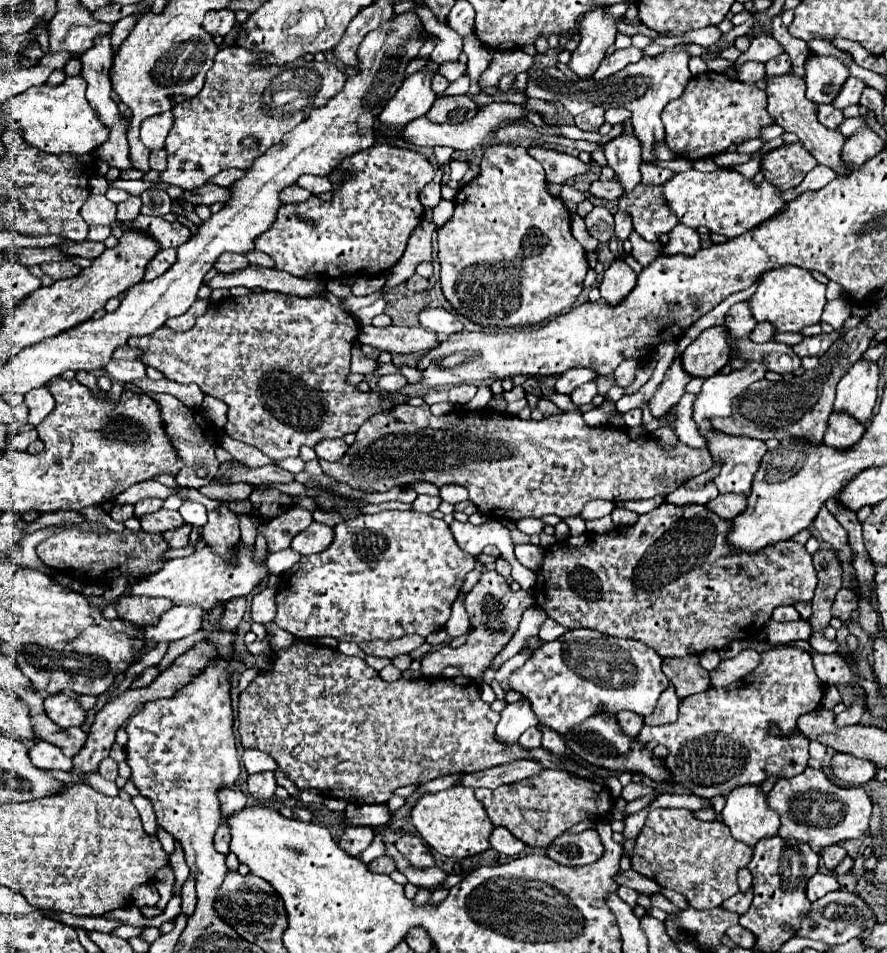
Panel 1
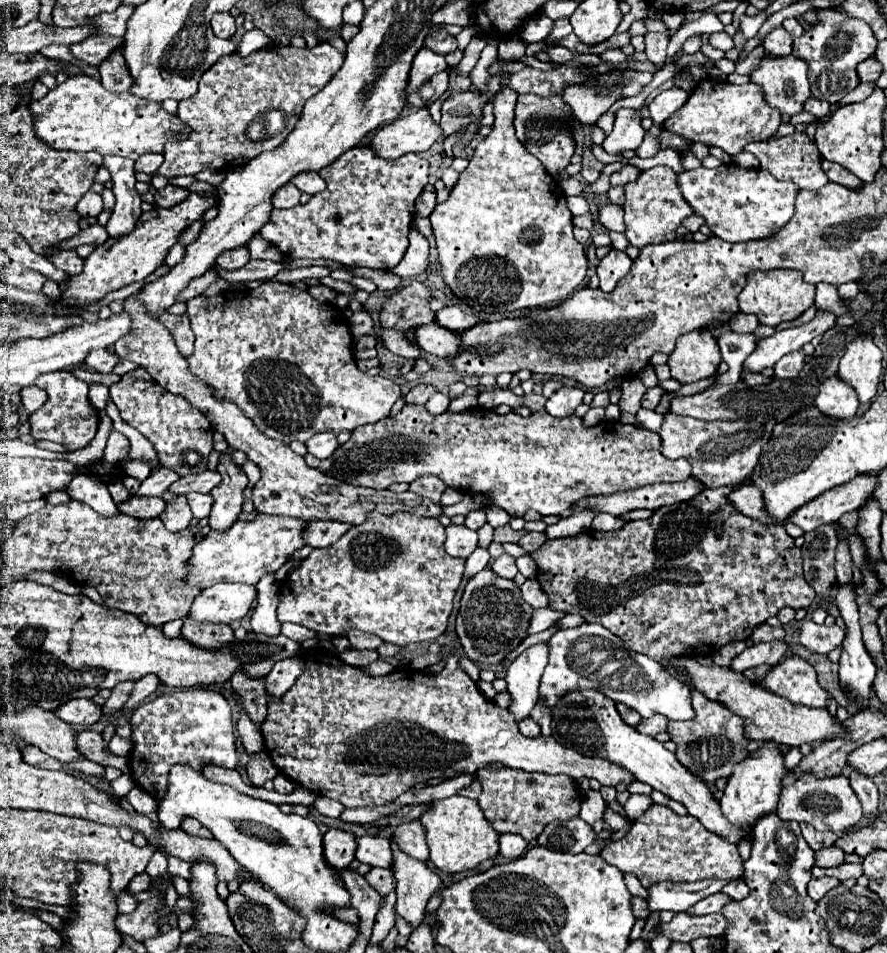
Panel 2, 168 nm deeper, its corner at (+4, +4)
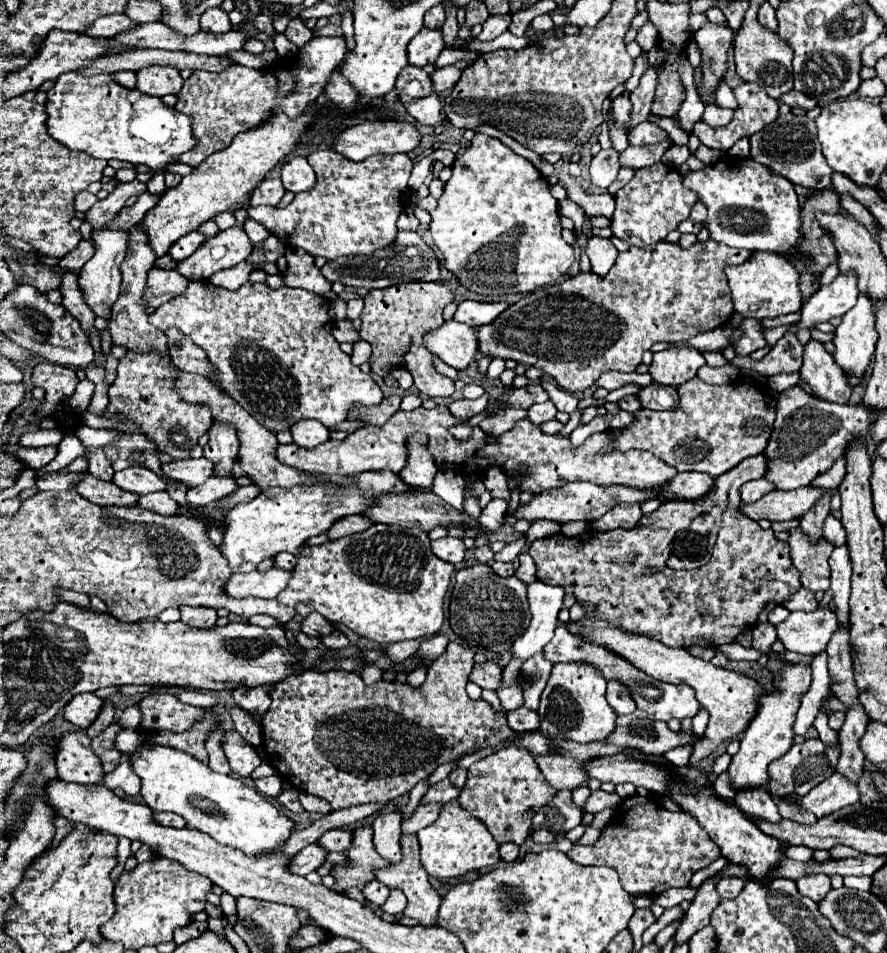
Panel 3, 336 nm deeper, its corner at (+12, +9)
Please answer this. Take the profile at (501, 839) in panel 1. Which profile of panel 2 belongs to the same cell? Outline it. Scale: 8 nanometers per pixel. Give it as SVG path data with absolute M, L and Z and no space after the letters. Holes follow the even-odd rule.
M499 835L499 853L507 859L517 859L525 853L527 841L521 835Z

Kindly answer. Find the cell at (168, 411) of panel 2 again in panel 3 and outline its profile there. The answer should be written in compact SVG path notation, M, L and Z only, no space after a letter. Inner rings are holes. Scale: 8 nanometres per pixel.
M127 350L119 360L117 378L109 388L109 412L103 418L83 418L83 424L93 428L111 426L113 414L131 418L141 428L141 432L157 444L159 452L169 454L175 460L189 458L189 452L197 446L197 440L211 428L211 412L205 406L183 402L183 398L179 398L179 392L175 392L175 370L163 362L163 356L157 350Z

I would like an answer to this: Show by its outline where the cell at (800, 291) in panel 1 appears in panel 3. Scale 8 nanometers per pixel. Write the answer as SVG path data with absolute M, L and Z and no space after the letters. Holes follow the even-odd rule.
M753 252L751 258L739 266L727 266L729 288L735 302L735 312L745 318L775 318L781 314L791 314L801 310L801 292L797 286L799 272L783 254L759 254Z

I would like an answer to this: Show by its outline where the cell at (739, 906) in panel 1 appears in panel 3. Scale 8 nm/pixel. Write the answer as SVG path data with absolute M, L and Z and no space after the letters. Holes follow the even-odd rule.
M673 906L673 908L669 908L669 910L665 910L665 914L655 922L655 924L661 924L661 930L667 926L667 924L671 924L673 920L677 920L679 916L683 914L683 910L679 908L679 906Z

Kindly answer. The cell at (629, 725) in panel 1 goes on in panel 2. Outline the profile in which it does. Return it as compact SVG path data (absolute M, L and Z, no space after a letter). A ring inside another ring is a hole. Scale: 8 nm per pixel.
M617 703L617 711L619 711L619 715L623 717L623 721L625 721L627 725L631 725L631 727L637 727L637 723L641 721L641 715L639 715L637 711L629 709L629 707L623 705L623 703Z

